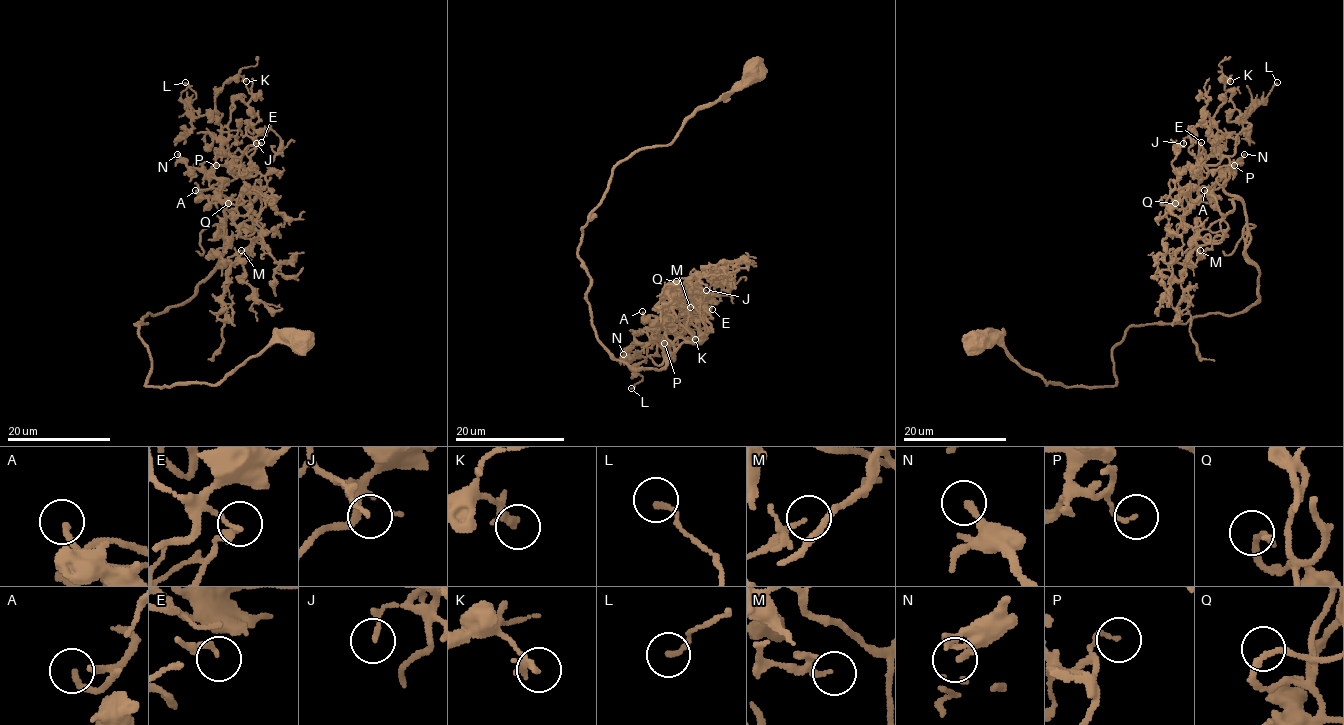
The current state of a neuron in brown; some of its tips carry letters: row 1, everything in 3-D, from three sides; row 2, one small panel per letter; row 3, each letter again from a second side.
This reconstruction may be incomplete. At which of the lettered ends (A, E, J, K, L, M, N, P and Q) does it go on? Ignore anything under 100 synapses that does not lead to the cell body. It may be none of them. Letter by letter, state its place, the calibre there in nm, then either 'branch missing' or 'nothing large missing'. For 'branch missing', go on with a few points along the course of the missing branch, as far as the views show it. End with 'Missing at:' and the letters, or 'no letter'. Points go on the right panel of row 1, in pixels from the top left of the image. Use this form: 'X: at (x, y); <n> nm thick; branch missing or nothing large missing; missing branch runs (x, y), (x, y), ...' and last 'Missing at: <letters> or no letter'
A: at (1204, 190); 200 nm thick; nothing large missing
E: at (1201, 142); 150 nm thick; nothing large missing
J: at (1183, 143); 100 nm thick; nothing large missing
K: at (1230, 81); 200 nm thick; nothing large missing
L: at (1277, 82); 170 nm thick; nothing large missing
M: at (1200, 250); 110 nm thick; nothing large missing
N: at (1244, 154); 240 nm thick; nothing large missing
P: at (1234, 165); 110 nm thick; nothing large missing
Q: at (1175, 203); 170 nm thick; nothing large missing
Missing at: no letter

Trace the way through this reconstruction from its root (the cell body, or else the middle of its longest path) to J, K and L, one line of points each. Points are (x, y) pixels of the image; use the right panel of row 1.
J: (974, 341), (1047, 385), (1113, 386), (1130, 326), (1249, 307), (1234, 168), (1195, 172), (1183, 143)
K: (974, 341), (1047, 385), (1113, 386), (1130, 326), (1258, 298), (1244, 204), (1223, 189), (1251, 125), (1230, 81)
L: (974, 341), (1047, 385), (1113, 386), (1130, 326), (1249, 307), (1258, 268), (1223, 184), (1236, 120), (1277, 82)

